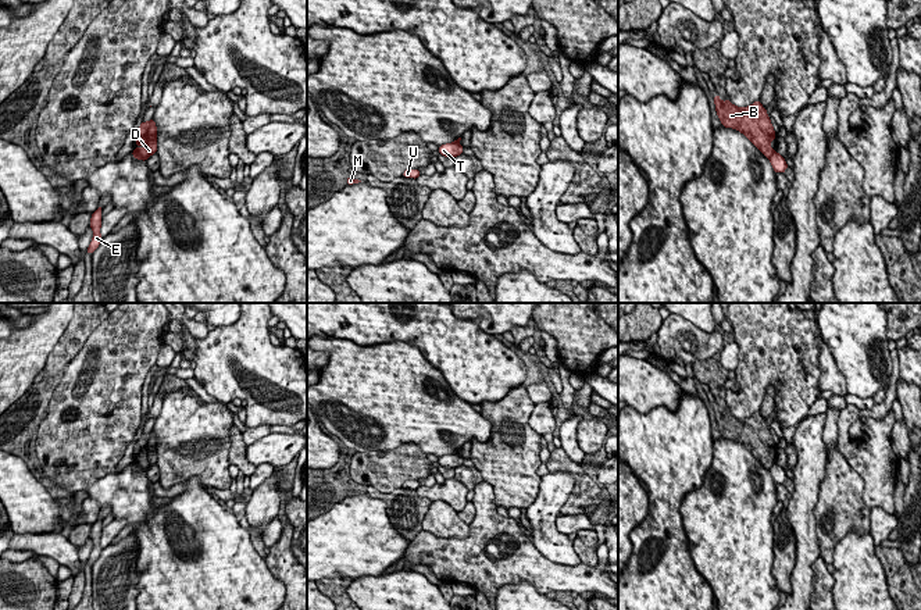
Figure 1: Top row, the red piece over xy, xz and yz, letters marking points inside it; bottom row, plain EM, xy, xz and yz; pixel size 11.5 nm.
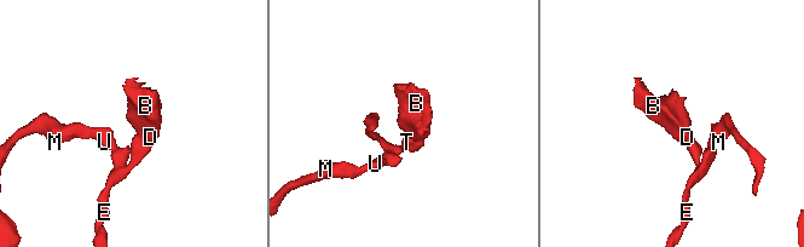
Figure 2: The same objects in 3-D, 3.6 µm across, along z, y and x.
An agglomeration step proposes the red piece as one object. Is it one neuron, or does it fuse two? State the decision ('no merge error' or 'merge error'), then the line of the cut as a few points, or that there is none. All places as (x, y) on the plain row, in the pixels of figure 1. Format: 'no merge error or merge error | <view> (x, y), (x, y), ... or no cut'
merge error | yz (774, 462), (768, 468)

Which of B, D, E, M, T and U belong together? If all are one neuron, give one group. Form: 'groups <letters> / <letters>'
groups B D / E M T U

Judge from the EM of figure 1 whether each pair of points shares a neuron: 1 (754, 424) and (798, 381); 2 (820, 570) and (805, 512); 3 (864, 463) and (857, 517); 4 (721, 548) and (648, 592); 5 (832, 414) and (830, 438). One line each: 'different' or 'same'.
1: different
2: different
3: different
4: different
5: same

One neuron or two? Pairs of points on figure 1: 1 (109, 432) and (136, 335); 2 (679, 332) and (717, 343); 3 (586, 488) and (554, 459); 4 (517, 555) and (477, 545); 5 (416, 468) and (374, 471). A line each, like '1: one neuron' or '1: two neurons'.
1: one neuron
2: one neuron
3: one neuron
4: one neuron
5: one neuron

